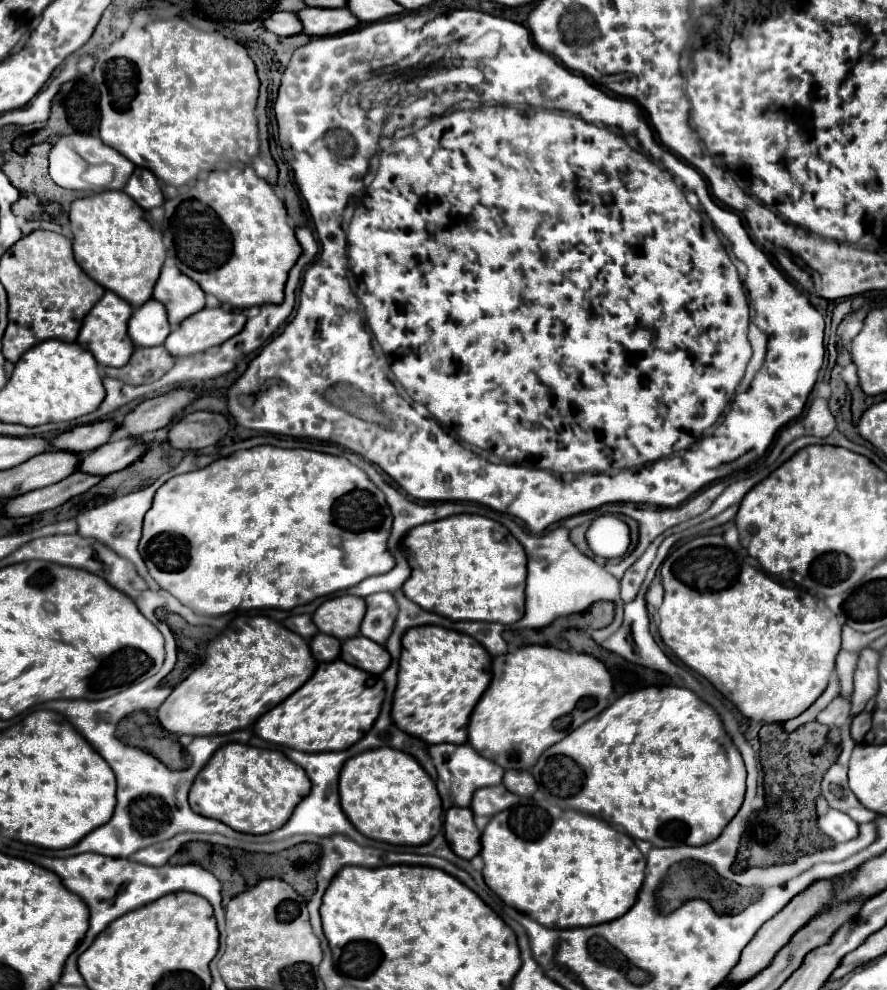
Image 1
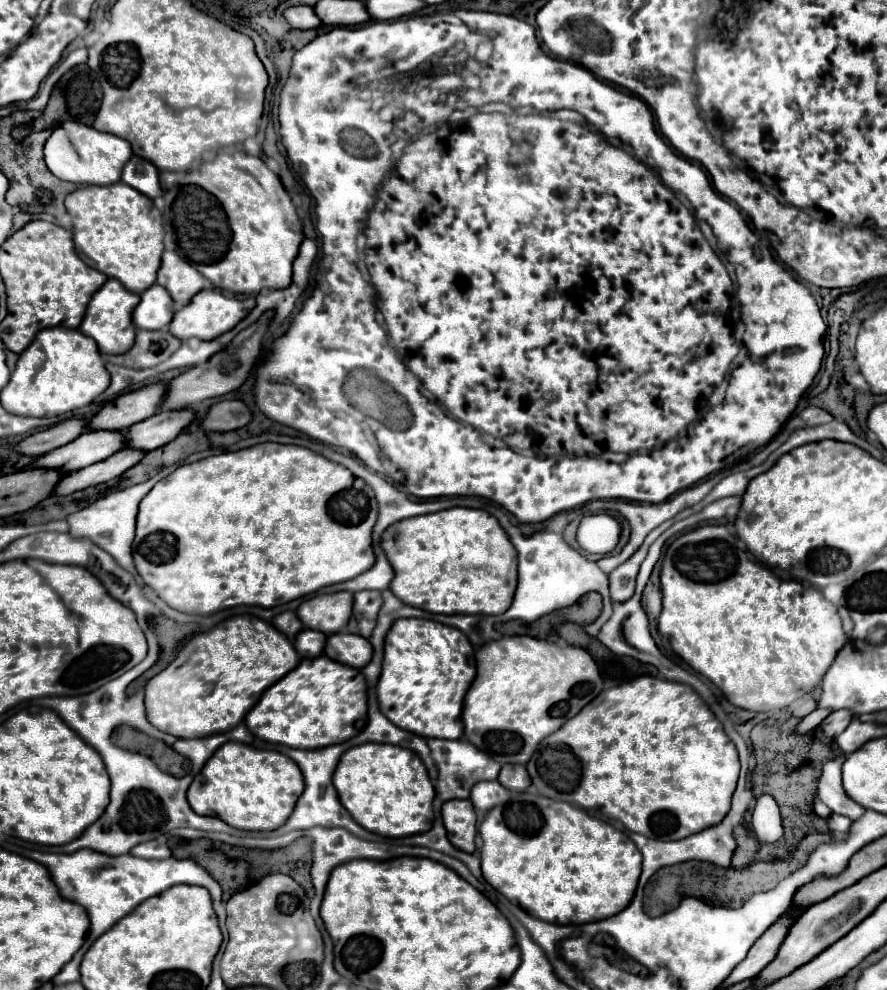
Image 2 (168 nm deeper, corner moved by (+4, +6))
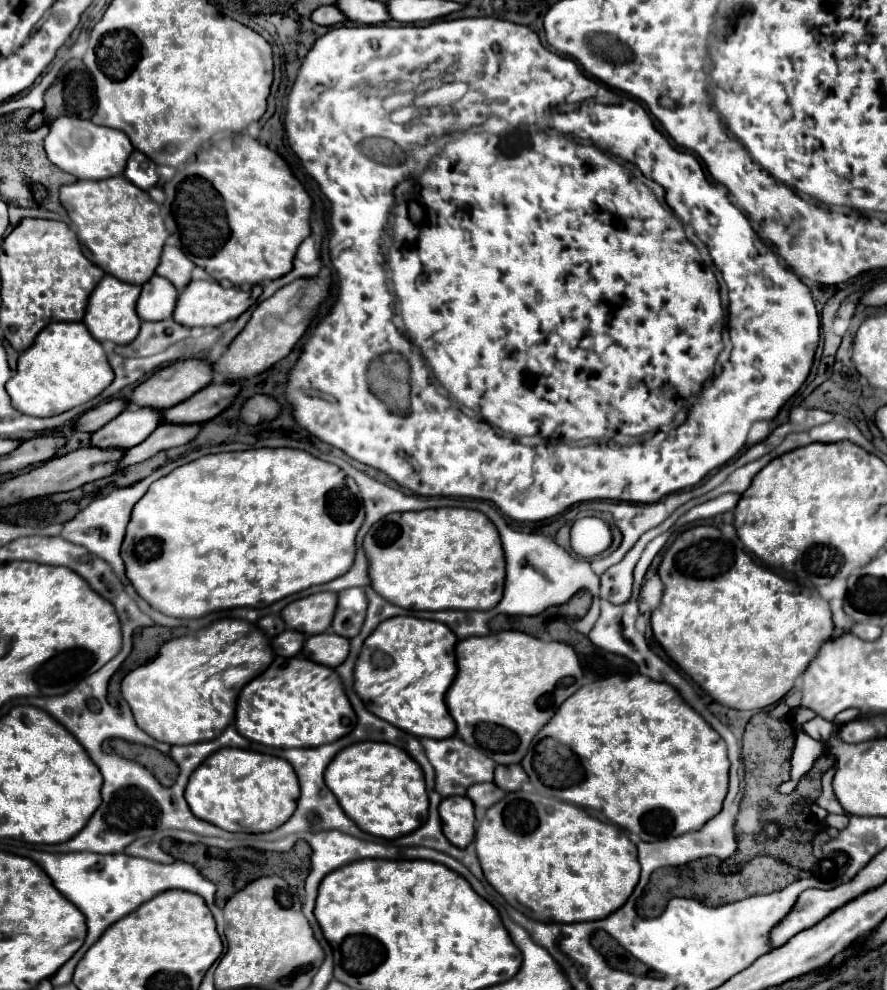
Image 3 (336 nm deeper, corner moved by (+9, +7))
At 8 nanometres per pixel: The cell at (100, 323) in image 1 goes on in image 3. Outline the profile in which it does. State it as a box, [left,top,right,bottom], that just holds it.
[83,274,141,344]

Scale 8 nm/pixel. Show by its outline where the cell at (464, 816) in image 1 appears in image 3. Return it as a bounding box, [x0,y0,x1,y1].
[439,796,475,848]

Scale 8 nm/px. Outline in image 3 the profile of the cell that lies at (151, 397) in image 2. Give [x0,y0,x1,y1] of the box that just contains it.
[127,358,213,410]

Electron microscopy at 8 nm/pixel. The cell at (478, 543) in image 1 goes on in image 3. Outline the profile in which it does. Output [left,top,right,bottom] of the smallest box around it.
[363,508,505,610]

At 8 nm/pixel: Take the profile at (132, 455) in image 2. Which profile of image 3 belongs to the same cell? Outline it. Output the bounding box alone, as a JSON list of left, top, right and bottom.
[121,424,205,468]

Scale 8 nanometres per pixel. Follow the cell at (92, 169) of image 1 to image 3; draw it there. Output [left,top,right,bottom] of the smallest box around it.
[45,116,133,180]

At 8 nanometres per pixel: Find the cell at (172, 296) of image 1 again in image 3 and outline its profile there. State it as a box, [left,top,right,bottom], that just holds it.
[157,246,195,292]

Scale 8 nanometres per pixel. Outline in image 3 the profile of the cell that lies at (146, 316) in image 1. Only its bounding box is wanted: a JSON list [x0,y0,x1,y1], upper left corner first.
[137,274,175,320]

